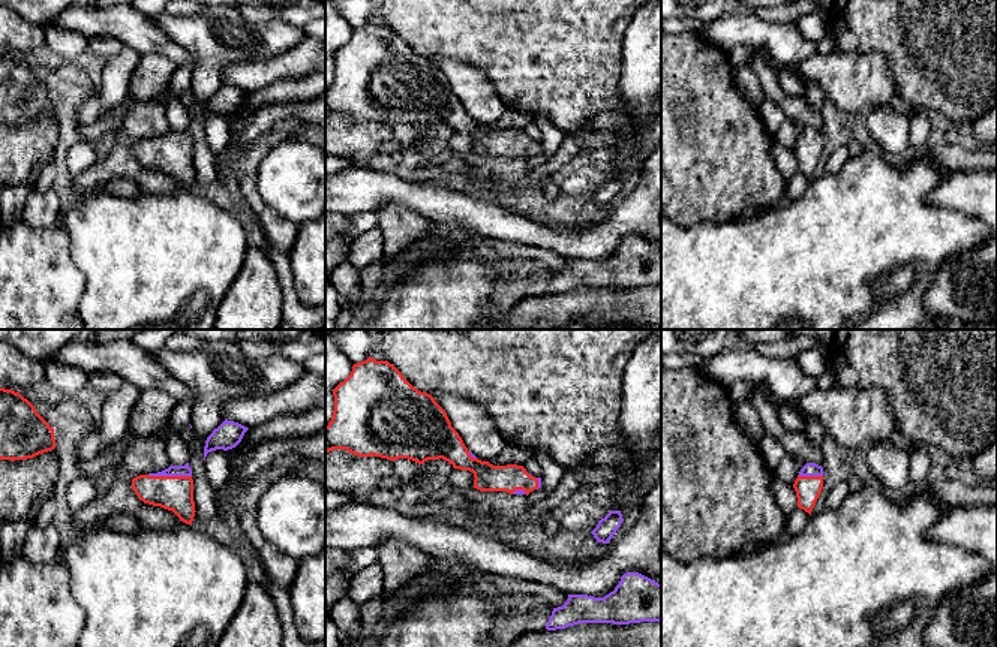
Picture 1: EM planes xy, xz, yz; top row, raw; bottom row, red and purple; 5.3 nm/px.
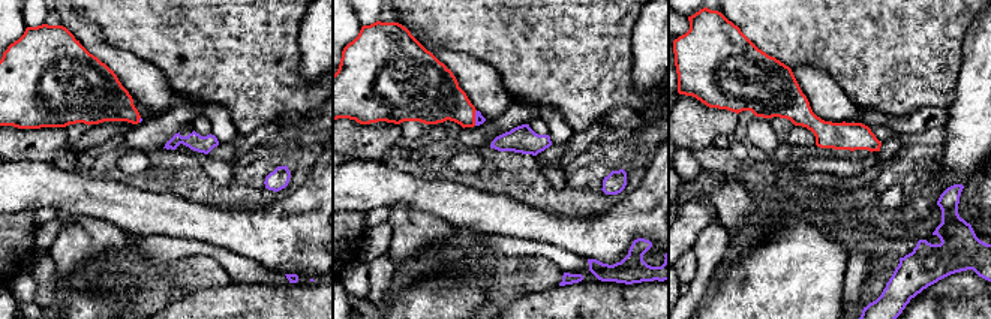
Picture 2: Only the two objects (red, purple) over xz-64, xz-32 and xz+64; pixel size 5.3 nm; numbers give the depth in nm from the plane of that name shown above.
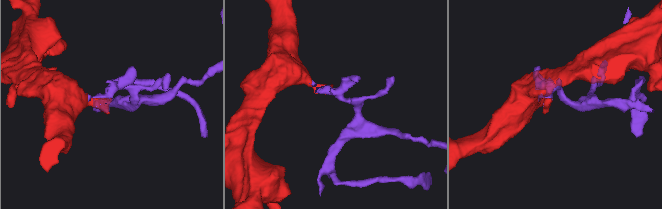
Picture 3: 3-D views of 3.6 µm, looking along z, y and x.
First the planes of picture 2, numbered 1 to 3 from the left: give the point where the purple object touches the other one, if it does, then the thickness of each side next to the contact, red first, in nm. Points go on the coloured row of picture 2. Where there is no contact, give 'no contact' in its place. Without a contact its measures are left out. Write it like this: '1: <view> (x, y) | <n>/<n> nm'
1: xz-64 (138, 120) | 280/20 nm
2: xz-32 (474, 117) | 300/50 nm
3: no contact

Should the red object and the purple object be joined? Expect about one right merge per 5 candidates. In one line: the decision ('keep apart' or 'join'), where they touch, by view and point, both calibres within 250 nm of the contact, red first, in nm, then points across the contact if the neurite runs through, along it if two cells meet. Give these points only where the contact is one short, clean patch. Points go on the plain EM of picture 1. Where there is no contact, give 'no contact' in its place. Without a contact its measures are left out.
join; meets red in xy at (170, 141); 190 nm thick on the red side, 60 nm on the other

